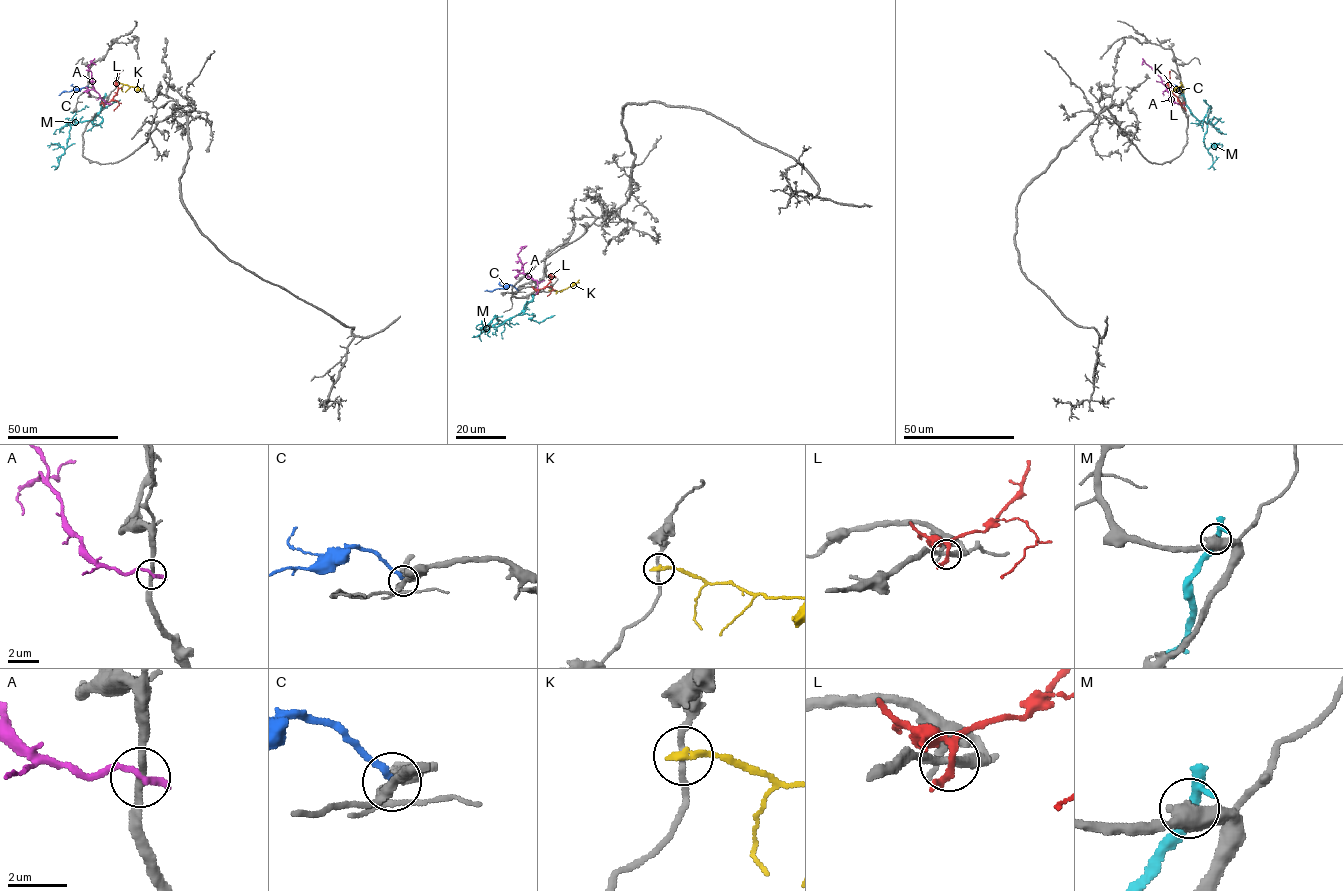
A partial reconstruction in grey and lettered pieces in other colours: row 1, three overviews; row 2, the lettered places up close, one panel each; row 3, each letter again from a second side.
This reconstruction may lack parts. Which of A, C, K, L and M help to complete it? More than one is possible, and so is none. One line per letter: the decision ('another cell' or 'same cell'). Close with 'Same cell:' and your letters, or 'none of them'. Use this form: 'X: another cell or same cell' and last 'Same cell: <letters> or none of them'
A: another cell
C: another cell
K: another cell
L: another cell
M: another cell
Same cell: none of them

